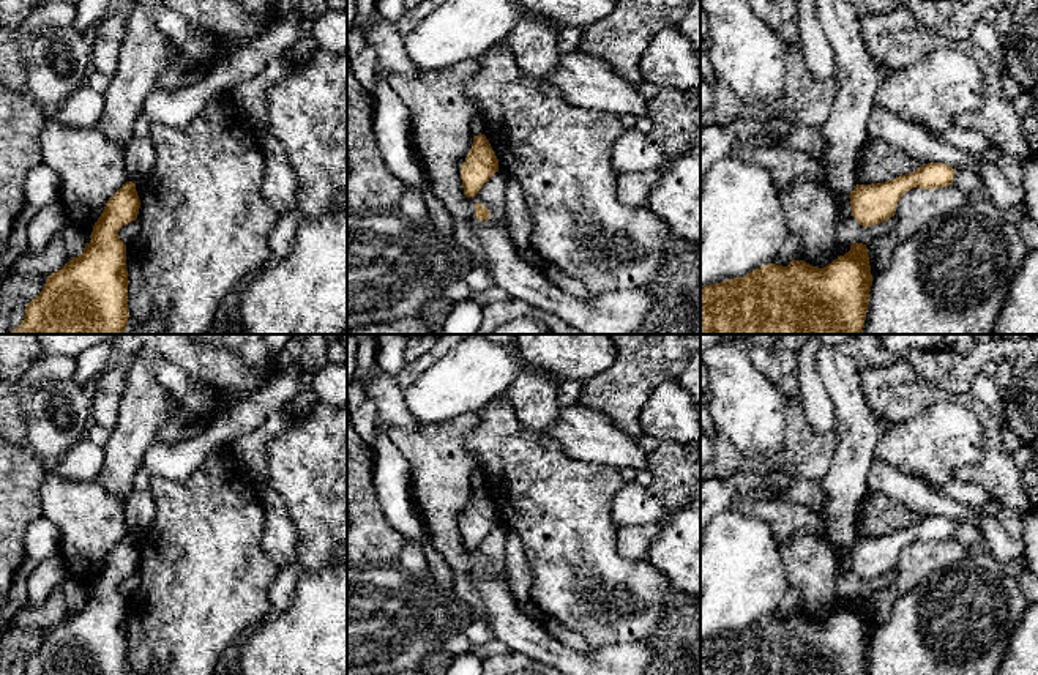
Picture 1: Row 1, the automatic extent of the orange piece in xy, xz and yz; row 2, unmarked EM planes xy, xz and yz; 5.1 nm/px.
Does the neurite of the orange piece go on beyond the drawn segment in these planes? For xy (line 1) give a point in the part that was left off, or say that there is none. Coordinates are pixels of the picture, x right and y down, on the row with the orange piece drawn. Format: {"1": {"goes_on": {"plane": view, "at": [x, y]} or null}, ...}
{"1": {"goes_on": null}}

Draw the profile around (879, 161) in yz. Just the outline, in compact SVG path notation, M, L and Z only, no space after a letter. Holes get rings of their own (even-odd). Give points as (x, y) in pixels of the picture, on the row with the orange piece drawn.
M869 136L853 169L857 185L885 183L912 173L923 164L890 142Z

